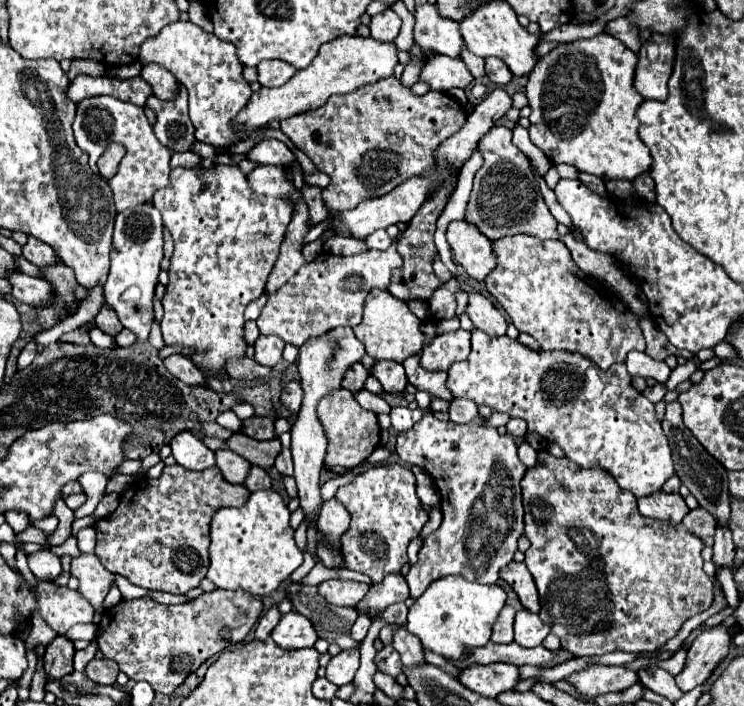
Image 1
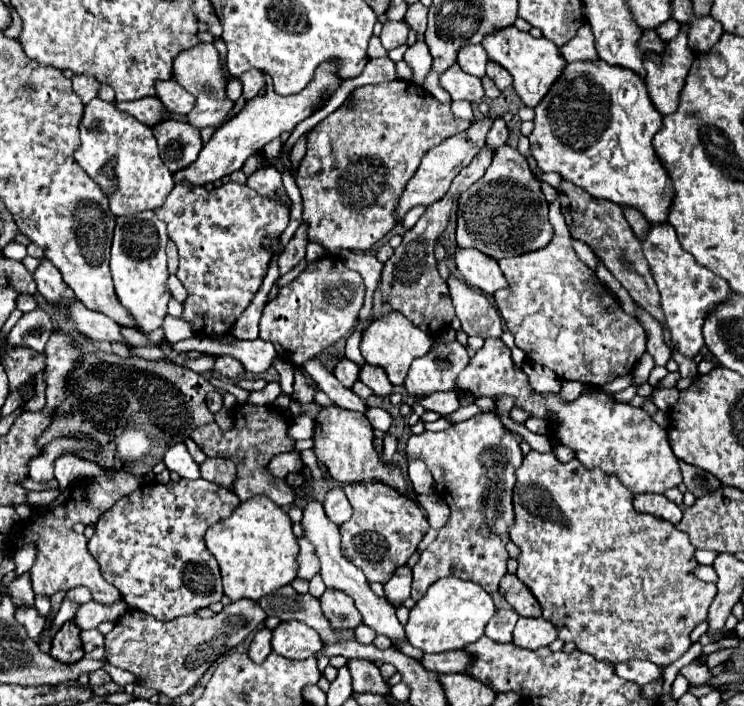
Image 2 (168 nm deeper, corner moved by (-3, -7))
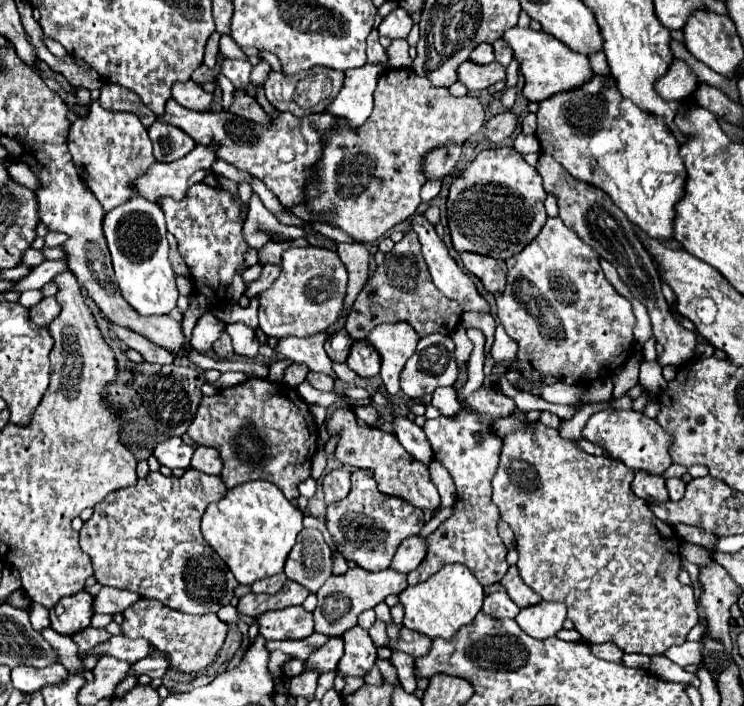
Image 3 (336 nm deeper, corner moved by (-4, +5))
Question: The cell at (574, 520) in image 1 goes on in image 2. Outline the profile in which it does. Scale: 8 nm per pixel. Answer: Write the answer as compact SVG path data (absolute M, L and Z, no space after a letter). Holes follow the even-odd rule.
M531 450L523 458L523 464L515 474L517 474L517 484L513 490L515 526L511 528L511 540L521 548L521 554L517 558L517 562L519 562L517 576L519 576L519 580L523 580L523 584L533 592L533 596L541 604L543 618L549 620L551 624L555 624L559 640L573 642L579 652L587 652L587 654L595 656L597 660L607 660L613 664L627 662L627 660L649 660L649 662L665 668L671 662L675 662L677 658L681 658L691 646L691 640L689 640L691 630L707 618L707 610L709 610L709 606L715 598L715 592L717 592L715 584L701 582L695 576L695 568L699 566L699 562L695 560L695 546L691 544L691 540L687 540L687 534L679 532L673 524L667 524L665 520L635 512L633 492L629 488L625 488L615 474L605 474L599 468L591 468L591 470L583 468L577 460L563 464L555 458L553 452L541 454L541 452Z

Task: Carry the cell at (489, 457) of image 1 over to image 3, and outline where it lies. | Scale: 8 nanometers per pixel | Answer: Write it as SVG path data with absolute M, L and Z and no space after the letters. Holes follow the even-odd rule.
M496 384L480 386L474 394L466 398L466 404L472 406L476 412L460 412L454 418L440 416L434 420L426 420L422 428L432 444L434 458L442 462L454 478L458 500L454 504L454 514L428 536L428 554L420 562L420 566L408 574L408 584L424 582L442 566L456 562L464 564L482 586L492 586L500 582L508 570L508 550L496 530L500 514L498 508L492 504L492 478L498 468L502 440L490 432L490 422L496 416L510 416L516 410L516 404L512 398L502 394Z

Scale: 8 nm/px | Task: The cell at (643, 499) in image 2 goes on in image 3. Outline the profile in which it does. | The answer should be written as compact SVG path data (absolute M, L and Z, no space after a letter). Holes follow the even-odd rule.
M636 472L634 474L632 492L636 492L636 496L650 500L650 502L666 502L668 500L664 478L648 474L648 472Z

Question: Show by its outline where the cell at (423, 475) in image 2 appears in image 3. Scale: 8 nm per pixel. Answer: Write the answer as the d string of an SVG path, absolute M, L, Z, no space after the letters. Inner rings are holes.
M392 414L392 424L394 424L394 434L396 434L398 442L406 448L406 452L412 454L420 462L430 464L434 452L430 448L430 442L428 442L424 430L400 414Z

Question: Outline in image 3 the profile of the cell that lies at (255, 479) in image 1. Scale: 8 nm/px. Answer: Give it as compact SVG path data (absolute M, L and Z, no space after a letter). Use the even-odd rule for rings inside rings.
M248 378L214 396L204 396L188 428L190 438L220 452L224 470L220 474L228 488L252 480L272 482L288 500L296 500L298 484L310 476L312 456L318 448L318 428L310 408L294 388L284 382Z

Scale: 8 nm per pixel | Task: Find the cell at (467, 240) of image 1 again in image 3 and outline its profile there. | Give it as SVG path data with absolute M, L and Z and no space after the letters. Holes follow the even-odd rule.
M464 252L462 254L462 262L464 262L464 268L470 274L480 278L480 282L482 282L486 292L490 292L490 294L504 292L504 286L506 286L506 264L502 260L494 260L494 258L488 258L488 256Z

